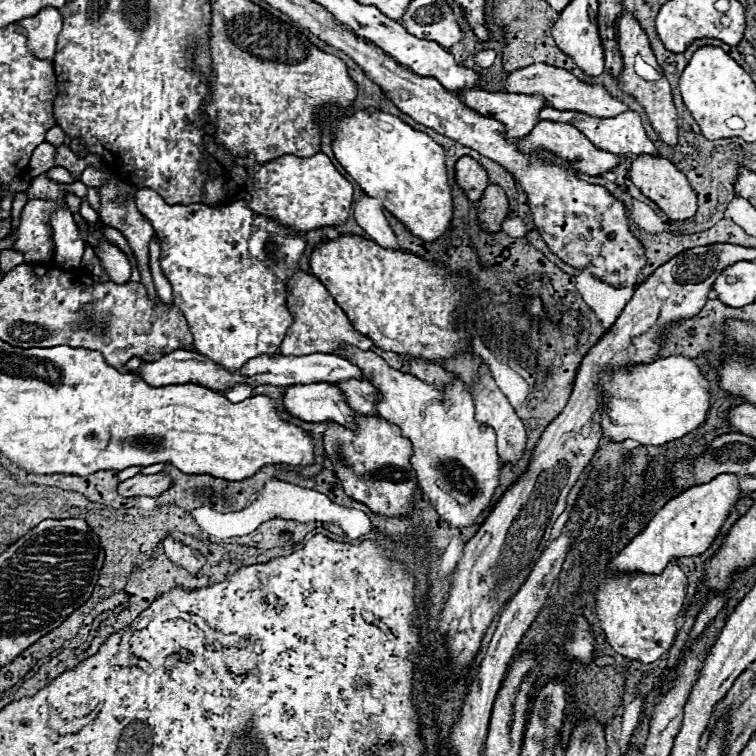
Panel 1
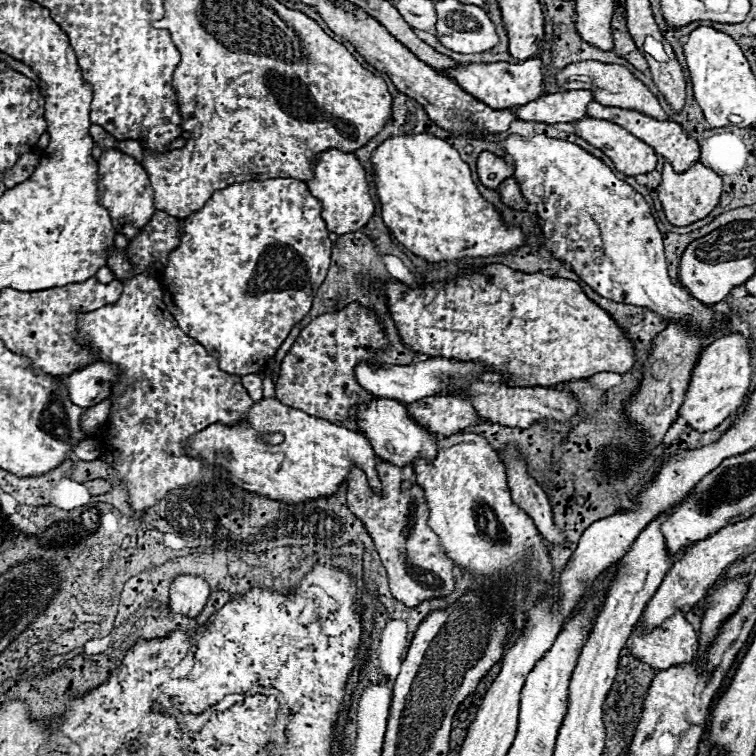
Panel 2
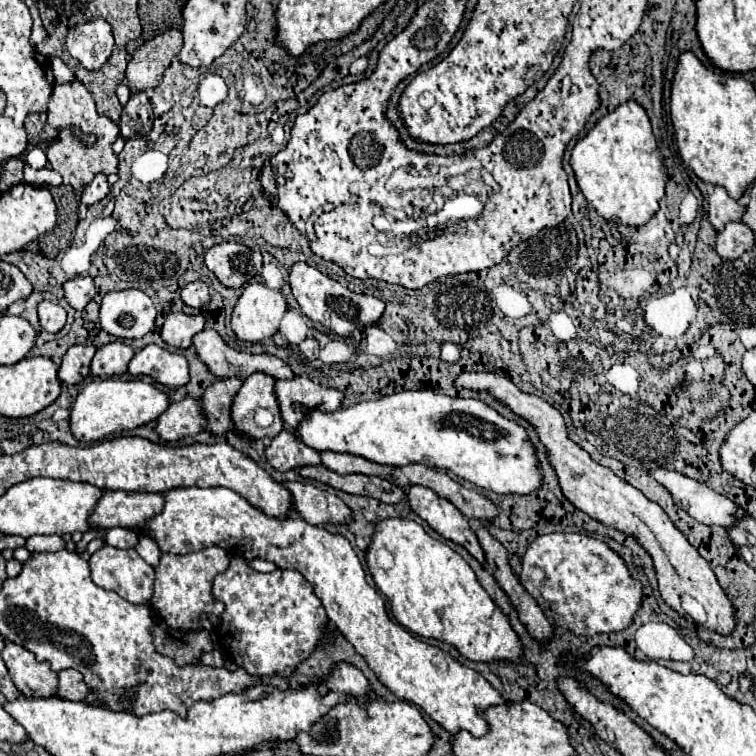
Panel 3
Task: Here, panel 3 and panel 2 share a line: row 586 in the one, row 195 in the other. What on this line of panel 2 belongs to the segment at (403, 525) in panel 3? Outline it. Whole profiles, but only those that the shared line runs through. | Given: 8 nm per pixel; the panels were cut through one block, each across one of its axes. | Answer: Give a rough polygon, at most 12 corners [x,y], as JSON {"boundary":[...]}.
{"boundary":[[432,134],[372,154],[390,232],[428,262],[504,256],[502,220]]}

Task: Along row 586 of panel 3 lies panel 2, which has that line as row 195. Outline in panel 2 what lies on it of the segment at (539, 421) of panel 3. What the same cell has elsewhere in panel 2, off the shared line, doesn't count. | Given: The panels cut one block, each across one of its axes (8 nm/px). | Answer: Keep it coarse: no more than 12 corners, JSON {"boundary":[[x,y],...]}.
{"boundary":[[666,162],[658,186],[666,218],[688,226],[718,206],[722,178]]}

